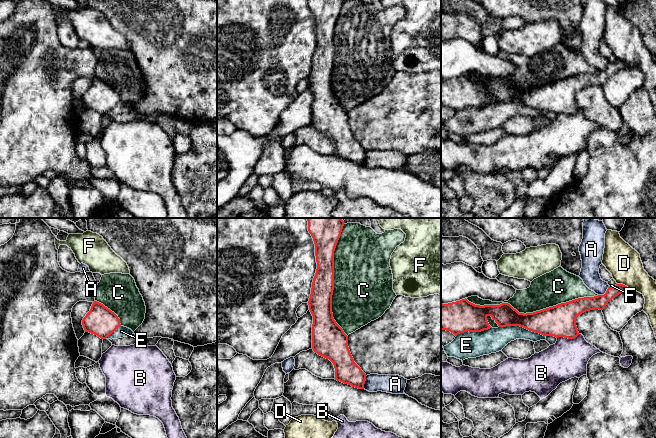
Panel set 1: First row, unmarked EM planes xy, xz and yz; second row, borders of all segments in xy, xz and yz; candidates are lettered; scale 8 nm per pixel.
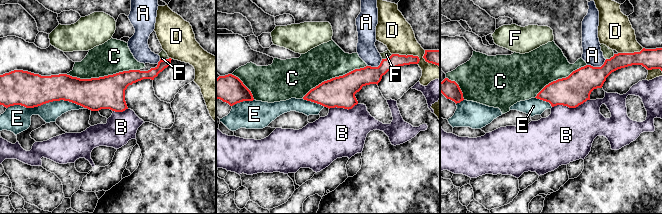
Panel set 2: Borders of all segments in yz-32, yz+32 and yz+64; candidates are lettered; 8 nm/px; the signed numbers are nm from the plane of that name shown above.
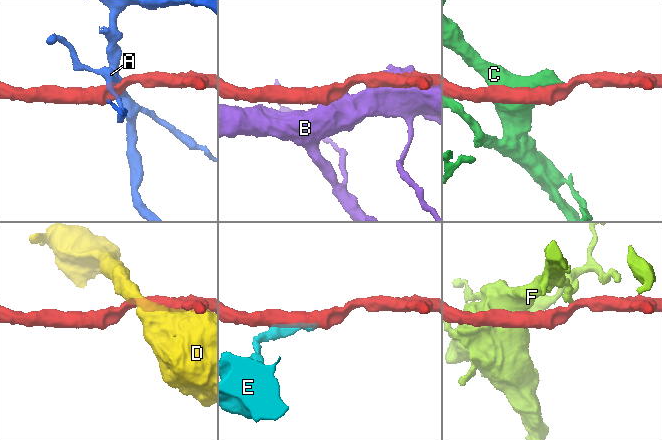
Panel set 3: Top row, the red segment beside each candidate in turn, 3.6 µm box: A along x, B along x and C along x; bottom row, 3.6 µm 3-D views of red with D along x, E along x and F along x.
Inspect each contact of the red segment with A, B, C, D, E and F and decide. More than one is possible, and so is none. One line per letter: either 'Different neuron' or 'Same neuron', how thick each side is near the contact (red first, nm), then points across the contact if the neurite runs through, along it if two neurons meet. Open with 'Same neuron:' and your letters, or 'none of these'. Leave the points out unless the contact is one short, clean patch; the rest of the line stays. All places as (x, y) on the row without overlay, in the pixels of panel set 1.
Same neuron: none of these
A: Different neuron. Thickness 130 nm (red) against 150 nm
B: Different neuron. Thickness 260 nm (red) against 320 nm
C: Different neuron. Thickness 260 nm (red) against 260 nm
D: Different neuron. Thickness 110 nm (red) against 280 nm
E: Different neuron. Thickness 240 nm (red) against 190 nm
F: Different neuron. Thickness 110 nm (red) against 60 nm. Boundary: yz (616, 59), (609, 62)

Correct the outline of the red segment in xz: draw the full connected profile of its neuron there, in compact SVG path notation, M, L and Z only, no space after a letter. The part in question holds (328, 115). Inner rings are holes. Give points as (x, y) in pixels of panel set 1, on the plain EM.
M308 0L308 7L315 20L317 45L312 58L308 77L313 92L312 125L318 131L329 135L335 144L335 156L364 165L366 150L354 138L348 123L348 112L336 99L332 89L332 71L334 66L334 27L340 14L344 0Z

